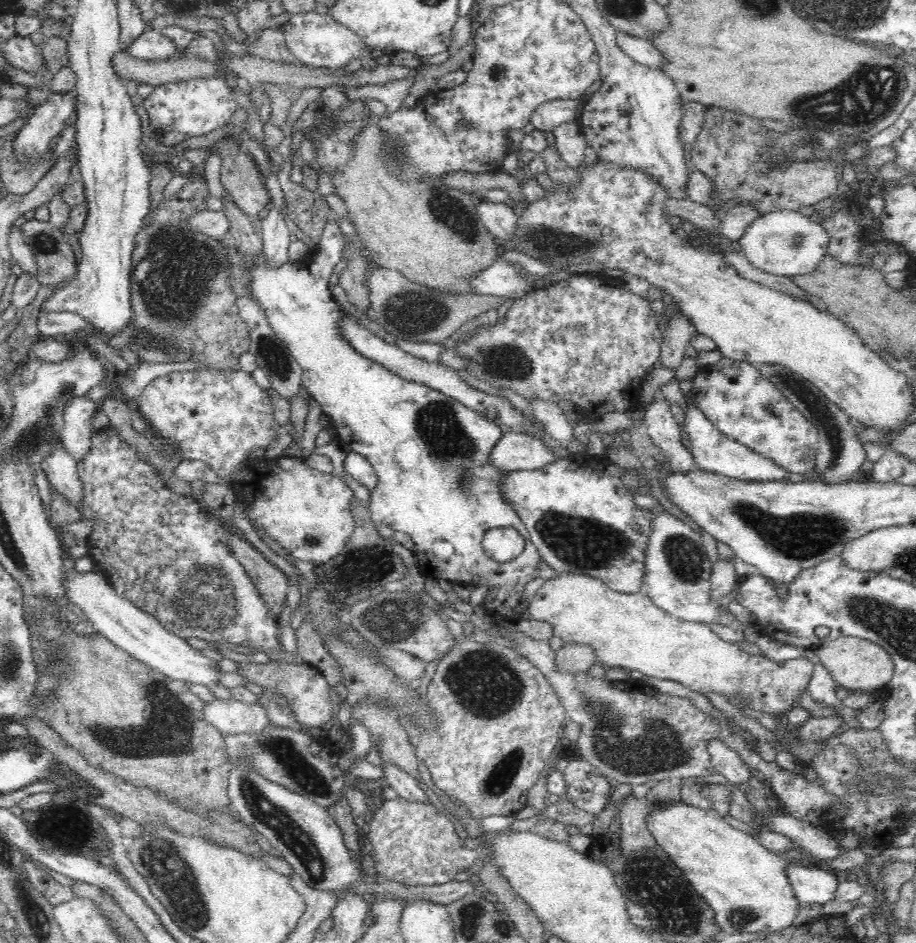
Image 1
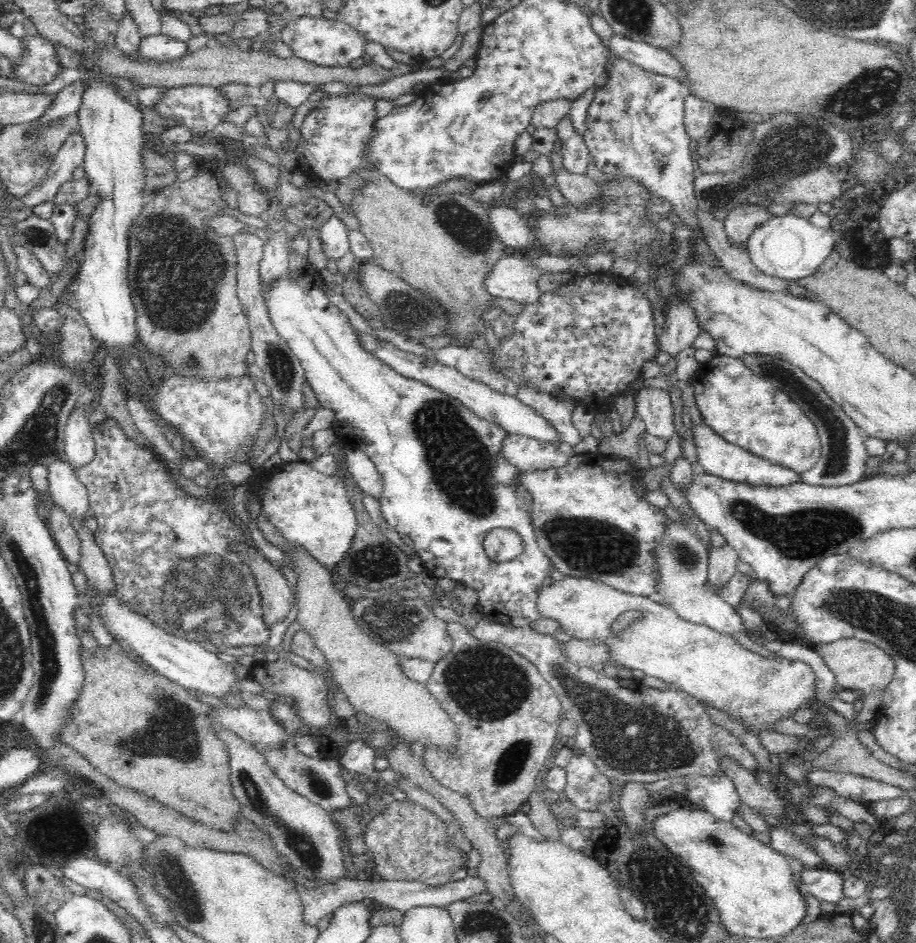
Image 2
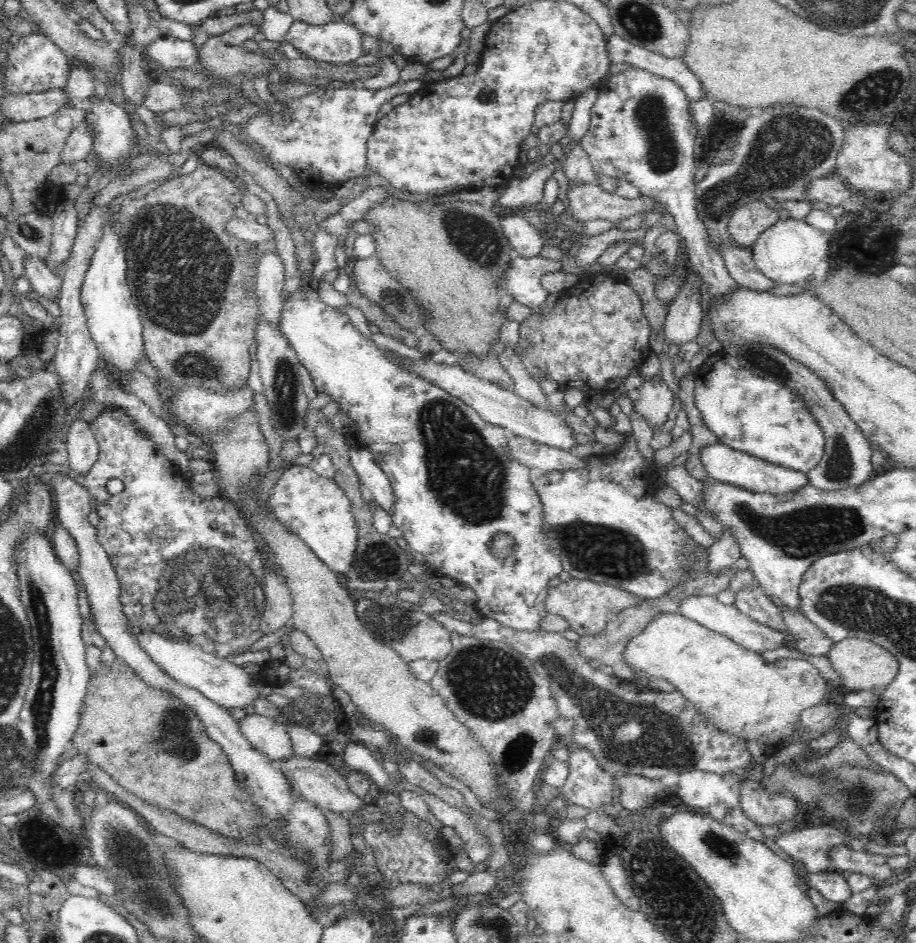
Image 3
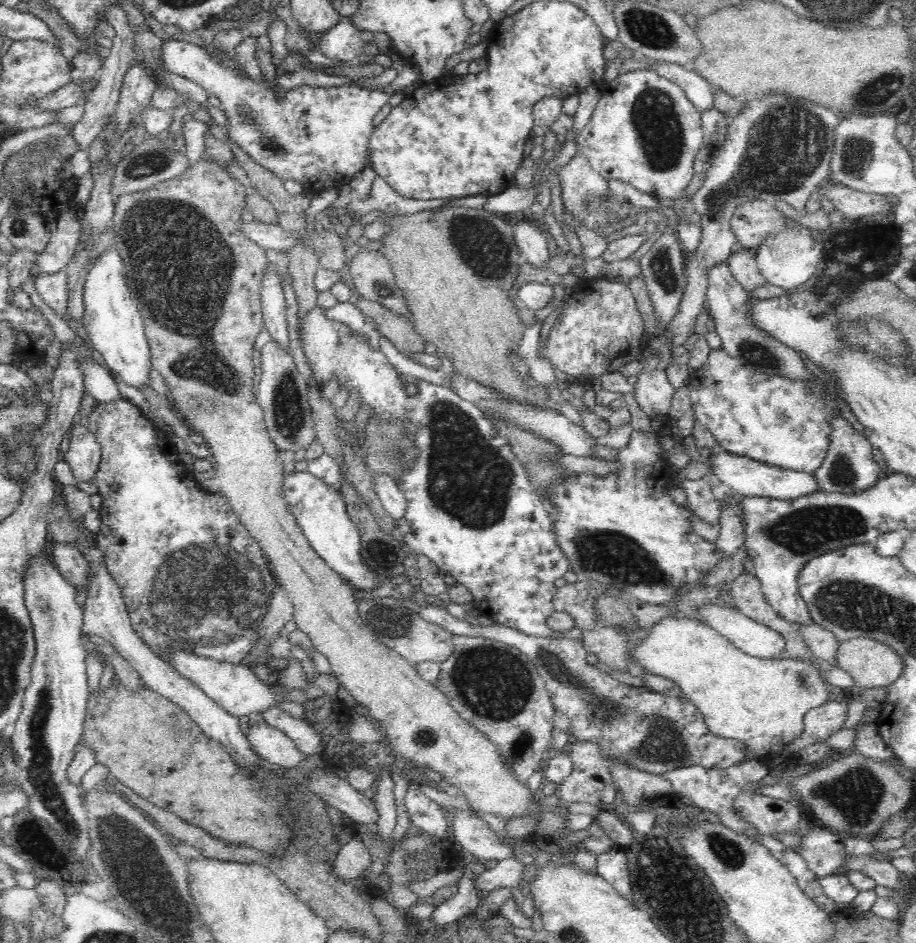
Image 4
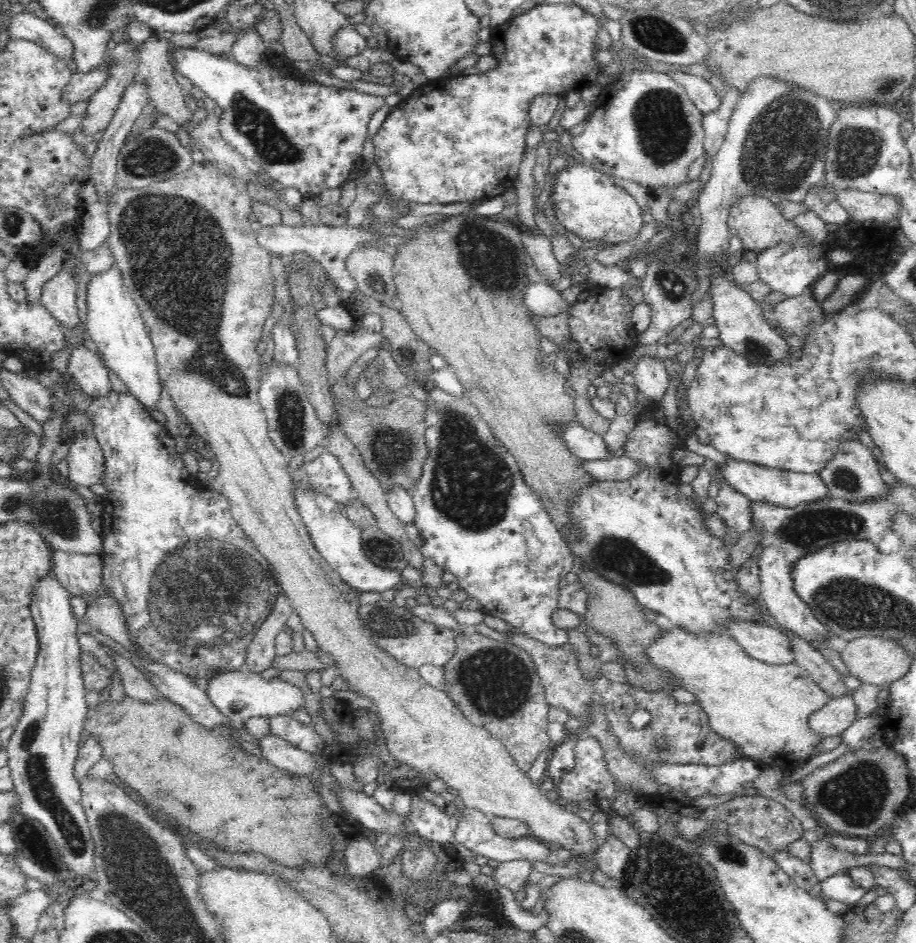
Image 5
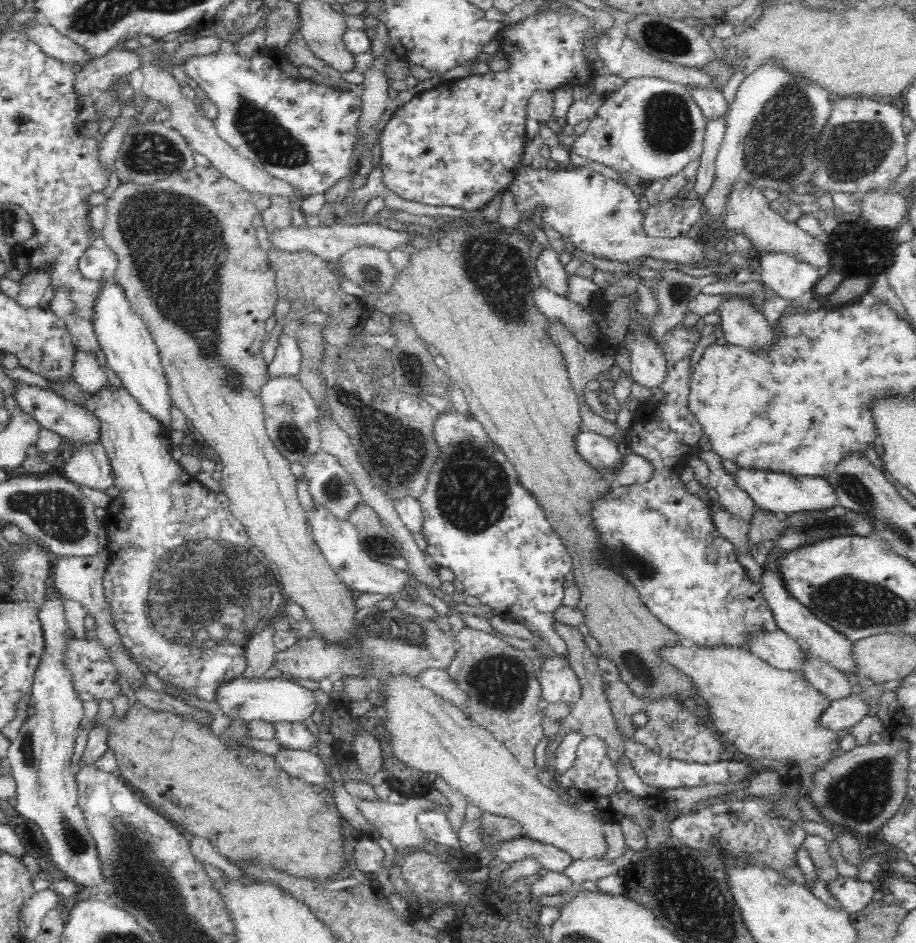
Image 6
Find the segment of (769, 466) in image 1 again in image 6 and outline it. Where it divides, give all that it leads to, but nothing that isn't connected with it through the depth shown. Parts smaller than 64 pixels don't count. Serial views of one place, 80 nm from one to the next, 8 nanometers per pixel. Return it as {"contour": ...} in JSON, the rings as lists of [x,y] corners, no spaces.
{"contour":[[[739,468],[734,477],[755,502],[756,507],[777,515],[793,515],[796,512],[818,512],[836,508],[838,495],[828,480],[818,476],[790,476],[768,471],[750,471]]]}

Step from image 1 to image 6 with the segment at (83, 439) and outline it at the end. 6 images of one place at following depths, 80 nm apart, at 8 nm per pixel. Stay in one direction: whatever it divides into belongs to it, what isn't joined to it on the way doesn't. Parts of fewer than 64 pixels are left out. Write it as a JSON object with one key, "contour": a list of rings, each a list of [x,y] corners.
{"contour":[[[102,444],[80,445],[60,472],[81,487],[108,490],[114,486],[114,467]]]}

